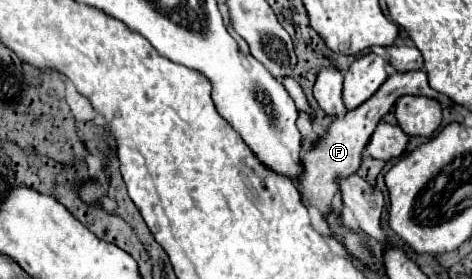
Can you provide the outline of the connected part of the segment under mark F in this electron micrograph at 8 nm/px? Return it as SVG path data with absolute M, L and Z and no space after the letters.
M412 70L412 72L394 72L392 76L388 76L388 80L376 90L376 96L372 96L372 100L368 100L368 104L360 104L360 108L348 110L344 116L338 116L332 126L320 136L320 140L316 142L316 146L312 146L312 150L302 154L302 174L300 180L296 180L296 188L302 194L302 200L308 206L318 208L318 212L322 216L342 216L342 198L340 198L340 190L336 186L336 176L350 176L358 170L360 166L360 158L362 158L362 150L368 144L376 124L382 120L382 116L392 108L392 104L404 96L404 94L418 94L418 96L428 96L428 98L436 98L442 104L450 104L454 106L454 102L444 96L438 94L436 90L430 88L426 72L424 70Z

